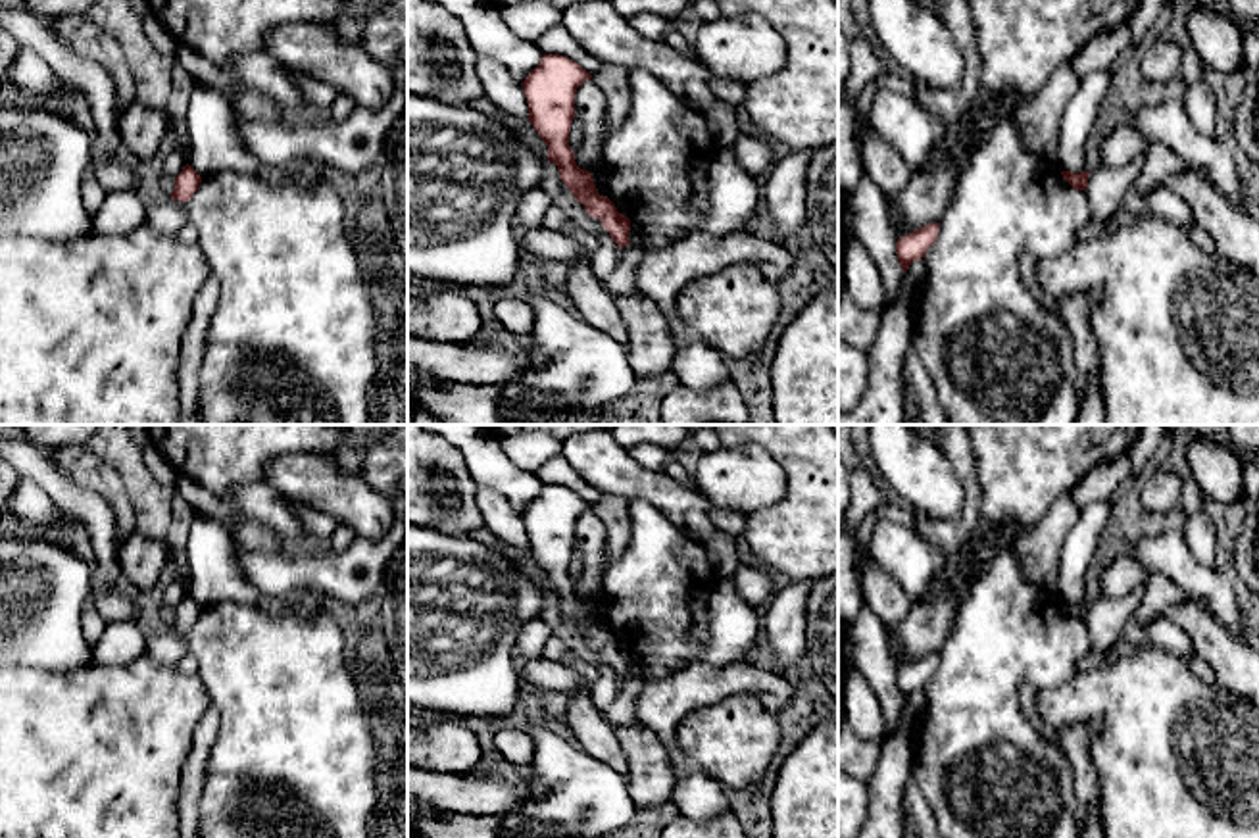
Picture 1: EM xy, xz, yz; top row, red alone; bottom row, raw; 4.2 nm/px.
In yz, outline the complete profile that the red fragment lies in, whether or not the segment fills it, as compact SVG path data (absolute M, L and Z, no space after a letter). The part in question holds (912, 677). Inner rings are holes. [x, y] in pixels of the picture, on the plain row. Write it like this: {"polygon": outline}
{"polygon": "M928 653L901 669L898 669L896 684L905 703L909 696L917 690L923 690L926 680L936 673L940 661L940 653Z"}

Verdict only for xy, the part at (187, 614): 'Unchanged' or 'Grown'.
Unchanged

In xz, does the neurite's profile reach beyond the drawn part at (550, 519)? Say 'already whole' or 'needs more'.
already whole

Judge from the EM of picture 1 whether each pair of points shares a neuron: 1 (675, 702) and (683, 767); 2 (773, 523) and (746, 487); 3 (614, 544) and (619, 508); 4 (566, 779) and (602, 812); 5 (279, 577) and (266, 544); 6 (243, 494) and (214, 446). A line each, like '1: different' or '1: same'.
1: same
2: different
3: same
4: same
5: different
6: different

